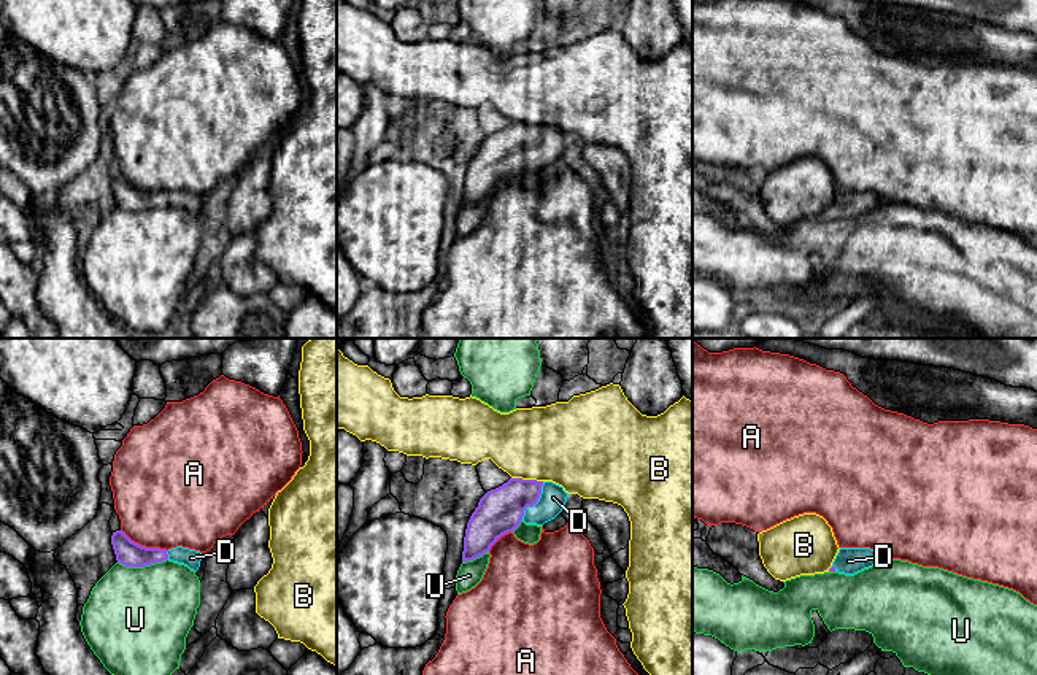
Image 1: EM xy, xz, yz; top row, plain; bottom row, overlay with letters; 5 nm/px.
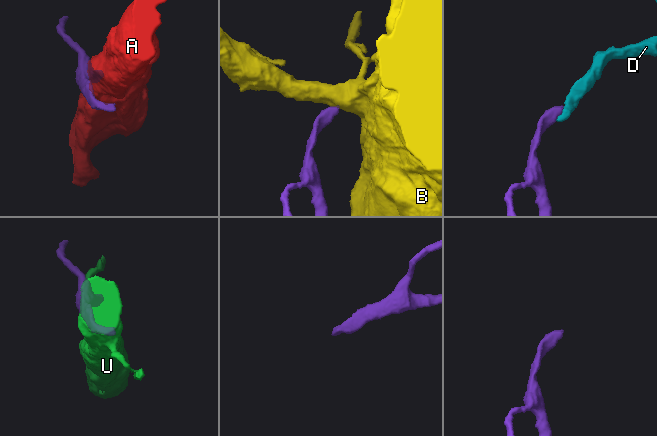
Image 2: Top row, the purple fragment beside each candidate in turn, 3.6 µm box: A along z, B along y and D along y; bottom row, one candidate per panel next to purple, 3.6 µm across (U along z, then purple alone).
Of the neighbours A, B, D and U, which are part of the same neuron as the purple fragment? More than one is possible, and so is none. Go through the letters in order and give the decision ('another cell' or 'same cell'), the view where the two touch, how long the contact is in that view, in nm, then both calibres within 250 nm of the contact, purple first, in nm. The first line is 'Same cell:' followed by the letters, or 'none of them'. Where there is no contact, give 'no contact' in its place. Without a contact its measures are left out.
Same cell: D
A: another cell; contact in xy; length 260 nm; calibres 130 and 480 nm
B: another cell; contact in xz; length 160 nm; calibres 220 and 400 nm
D: same cell; contact in xz; length 220 nm; calibres 220 and 140 nm
U: another cell; contact in xy; length 260 nm; calibres 130 and 500 nm

